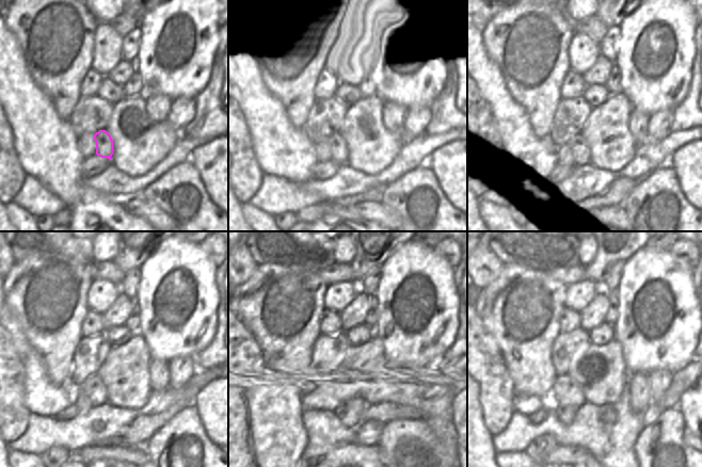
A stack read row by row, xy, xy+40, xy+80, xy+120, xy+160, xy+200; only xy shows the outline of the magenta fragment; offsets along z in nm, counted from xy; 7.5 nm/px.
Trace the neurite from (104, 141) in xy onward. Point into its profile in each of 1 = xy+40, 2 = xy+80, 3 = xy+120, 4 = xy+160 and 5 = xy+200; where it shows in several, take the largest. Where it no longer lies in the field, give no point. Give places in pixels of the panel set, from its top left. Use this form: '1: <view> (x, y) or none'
1: xy+40 (339, 151)
2: xy+80 (579, 150)
3: xy+120 (93, 387)
4: xy+160 (340, 390)
5: xy+200 (565, 391)

